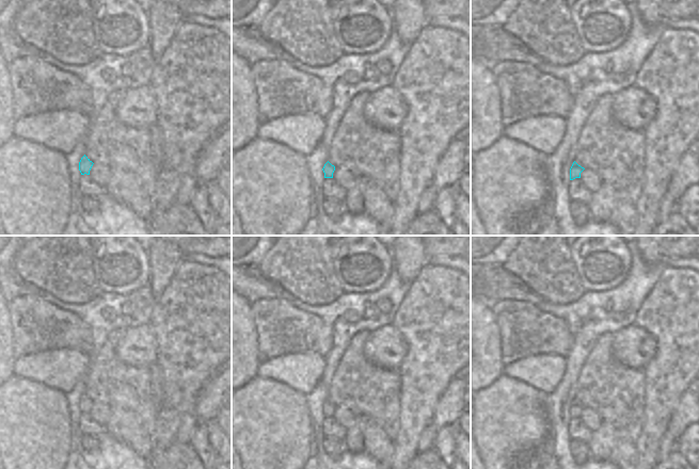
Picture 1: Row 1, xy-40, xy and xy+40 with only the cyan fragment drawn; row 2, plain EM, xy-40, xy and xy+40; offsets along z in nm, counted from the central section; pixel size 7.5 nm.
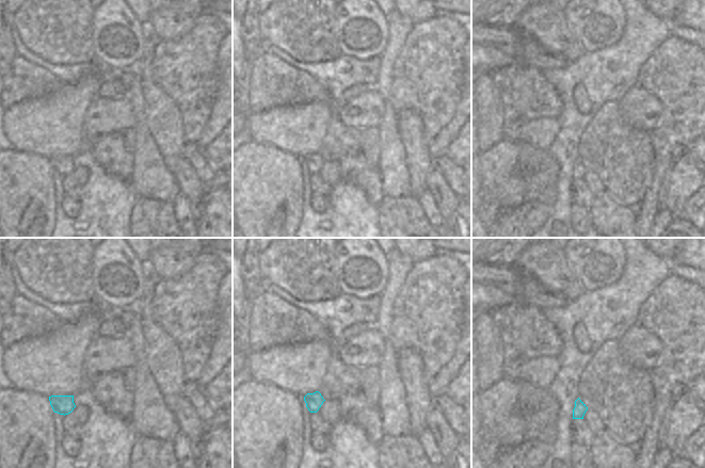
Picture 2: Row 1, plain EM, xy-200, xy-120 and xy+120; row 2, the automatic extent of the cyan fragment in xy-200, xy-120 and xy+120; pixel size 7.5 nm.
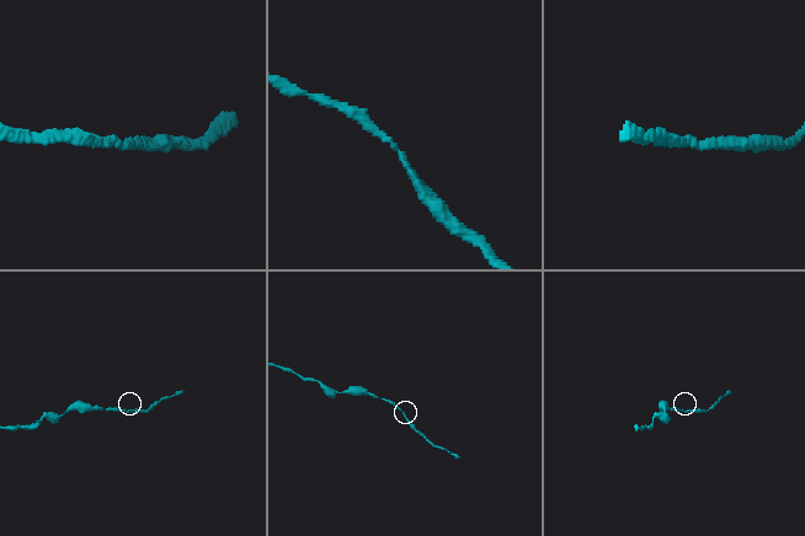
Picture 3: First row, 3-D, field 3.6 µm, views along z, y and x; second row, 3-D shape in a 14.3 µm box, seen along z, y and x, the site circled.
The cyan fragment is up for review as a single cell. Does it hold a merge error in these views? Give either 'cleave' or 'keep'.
keep

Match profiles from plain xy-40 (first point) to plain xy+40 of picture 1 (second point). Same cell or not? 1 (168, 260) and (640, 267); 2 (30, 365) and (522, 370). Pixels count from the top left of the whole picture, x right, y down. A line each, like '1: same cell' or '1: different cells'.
1: different cells
2: same cell

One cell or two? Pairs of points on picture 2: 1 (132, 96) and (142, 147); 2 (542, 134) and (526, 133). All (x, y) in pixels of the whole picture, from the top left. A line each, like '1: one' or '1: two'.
1: one
2: one

